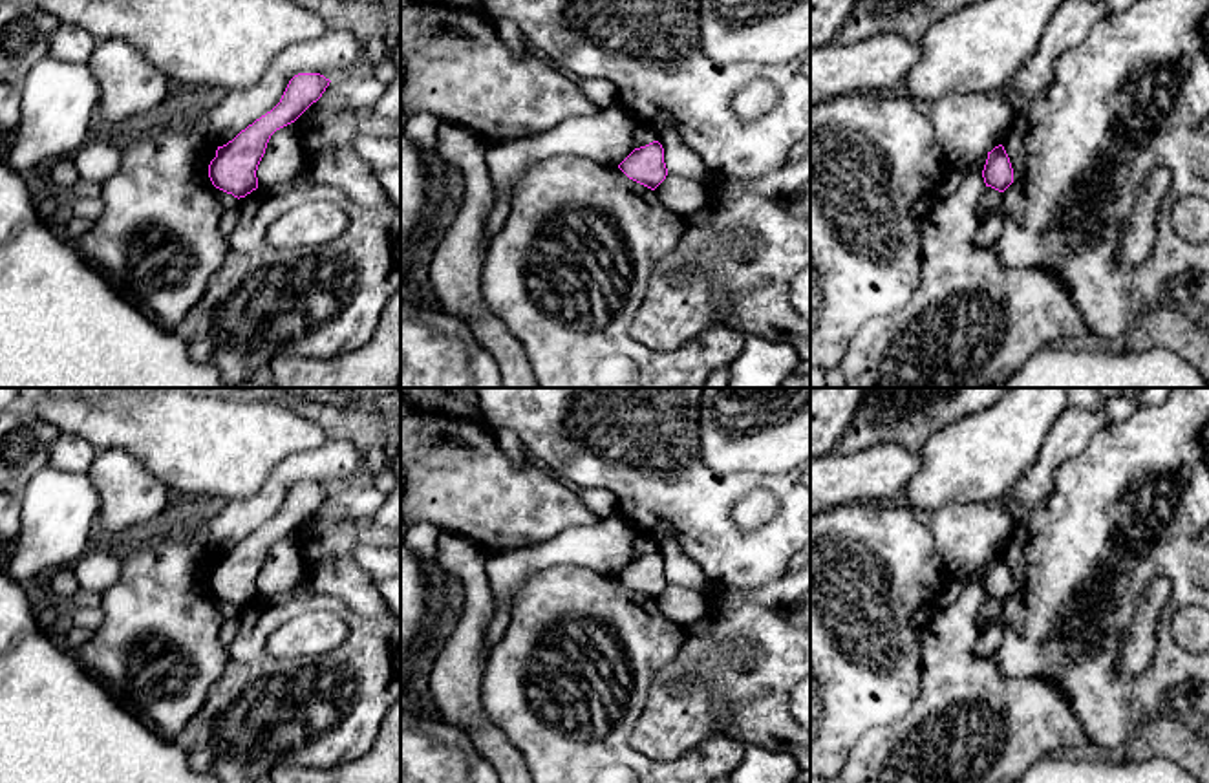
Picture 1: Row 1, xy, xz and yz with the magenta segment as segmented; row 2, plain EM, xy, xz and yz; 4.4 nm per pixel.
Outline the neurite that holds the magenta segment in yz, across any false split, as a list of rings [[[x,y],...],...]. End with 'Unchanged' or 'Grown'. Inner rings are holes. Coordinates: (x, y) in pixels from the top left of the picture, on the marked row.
[[[1002,145],[988,152],[982,170],[986,187],[1004,192],[1013,183],[1013,168]]]. Unchanged

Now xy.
[[[320,73],[294,75],[271,112],[256,119],[227,145],[218,146],[216,157],[209,165],[212,185],[238,199],[256,190],[256,170],[271,135],[294,123],[322,97],[329,82]]]. Unchanged

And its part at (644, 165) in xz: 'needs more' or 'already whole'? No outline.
already whole

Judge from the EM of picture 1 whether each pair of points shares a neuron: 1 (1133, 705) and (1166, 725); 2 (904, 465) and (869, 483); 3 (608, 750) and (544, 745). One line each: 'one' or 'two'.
1: two
2: one
3: one

